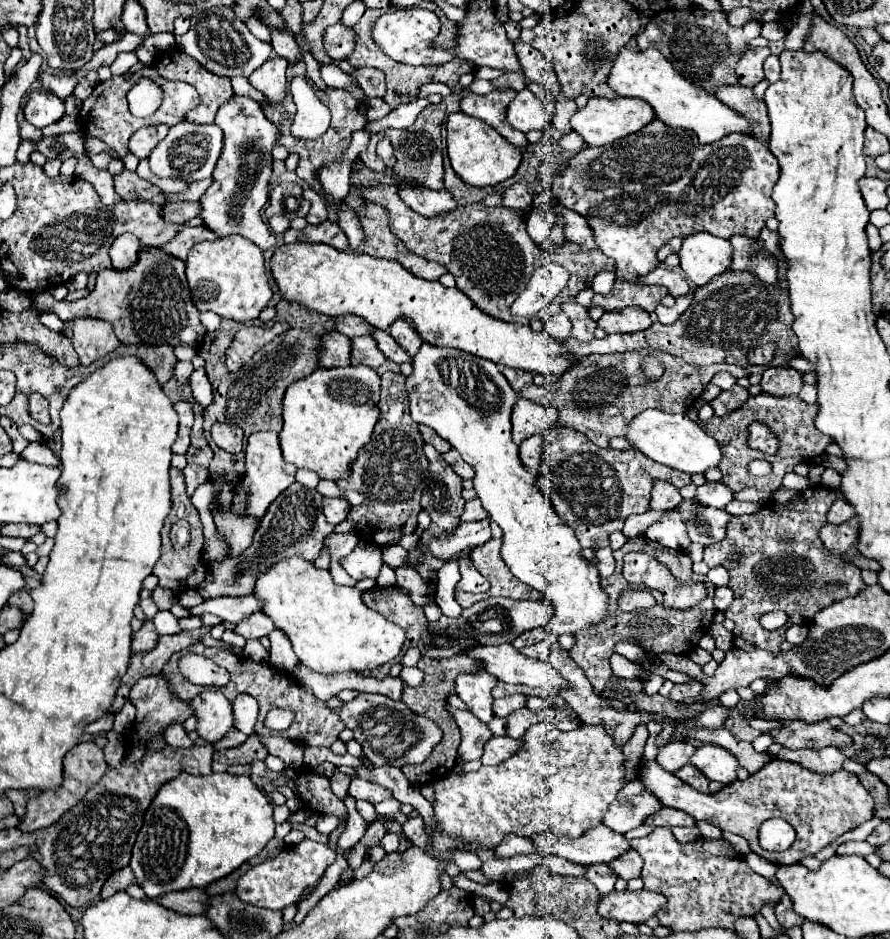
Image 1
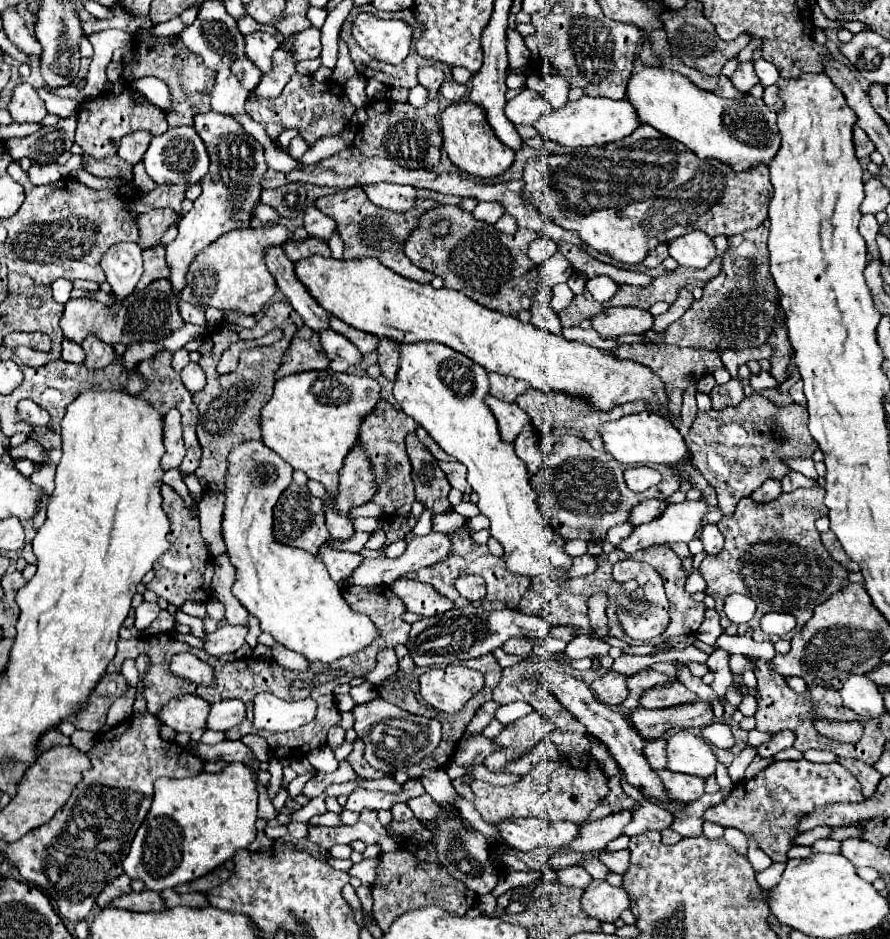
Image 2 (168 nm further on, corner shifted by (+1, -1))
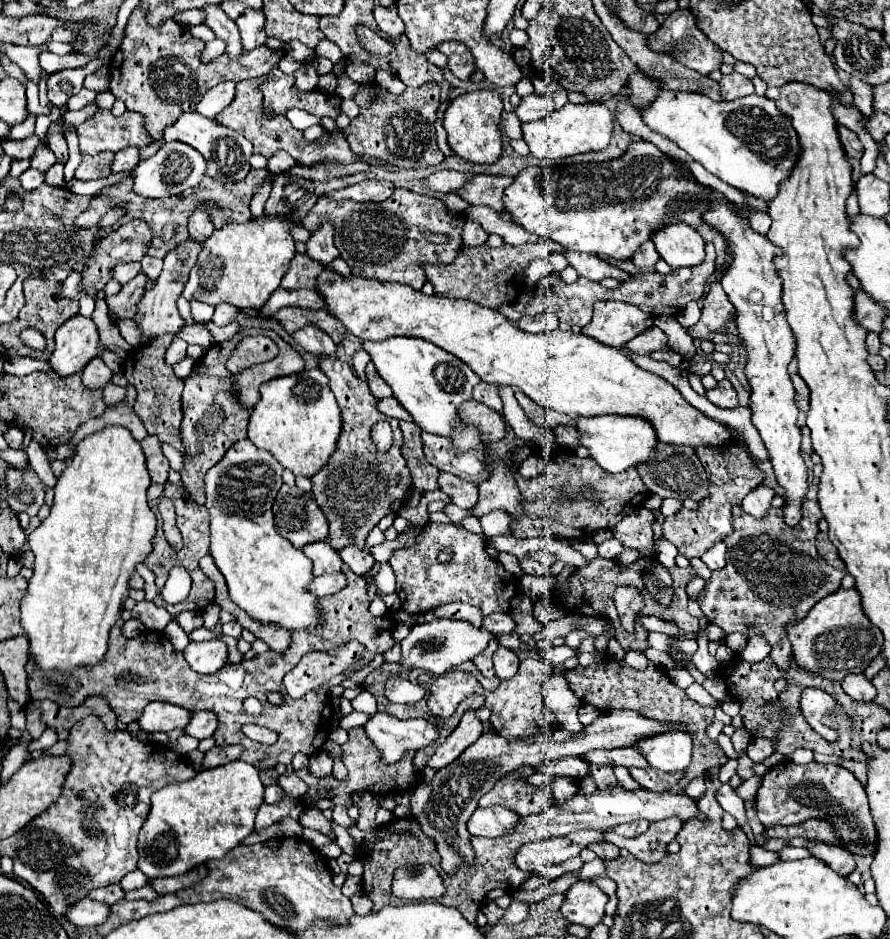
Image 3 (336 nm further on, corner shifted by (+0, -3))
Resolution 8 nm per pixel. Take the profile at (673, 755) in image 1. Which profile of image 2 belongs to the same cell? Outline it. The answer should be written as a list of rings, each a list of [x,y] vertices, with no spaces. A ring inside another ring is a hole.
[[[662,738],[654,740],[654,742],[646,742],[642,748],[642,754],[650,762],[652,770],[666,768],[666,742]]]

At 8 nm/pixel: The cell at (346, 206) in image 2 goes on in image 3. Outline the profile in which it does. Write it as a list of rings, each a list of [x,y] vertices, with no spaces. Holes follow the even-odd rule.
[[[397,188],[389,200],[379,204],[331,200],[329,196],[321,196],[305,214],[301,224],[307,230],[313,230],[313,222],[323,220],[333,222],[335,246],[341,258],[345,258],[351,266],[353,274],[409,284],[415,290],[421,290],[425,284],[425,272],[421,270],[421,264],[435,260],[435,246],[427,240],[427,234],[461,238],[465,224],[465,218],[457,212],[451,212],[443,200],[405,188]]]

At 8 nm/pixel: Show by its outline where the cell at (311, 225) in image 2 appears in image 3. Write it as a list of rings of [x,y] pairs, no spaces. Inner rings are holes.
[[[323,222],[315,232],[311,232],[311,238],[307,242],[307,254],[325,266],[329,266],[339,256],[333,244],[333,232],[335,228],[331,228],[331,222]]]

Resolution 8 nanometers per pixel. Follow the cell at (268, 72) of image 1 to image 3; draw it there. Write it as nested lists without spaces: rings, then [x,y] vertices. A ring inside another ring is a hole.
[[[247,10],[243,16],[237,18],[237,26],[239,26],[245,50],[255,50],[267,42],[263,22],[265,22],[263,12],[255,12],[255,10]]]

